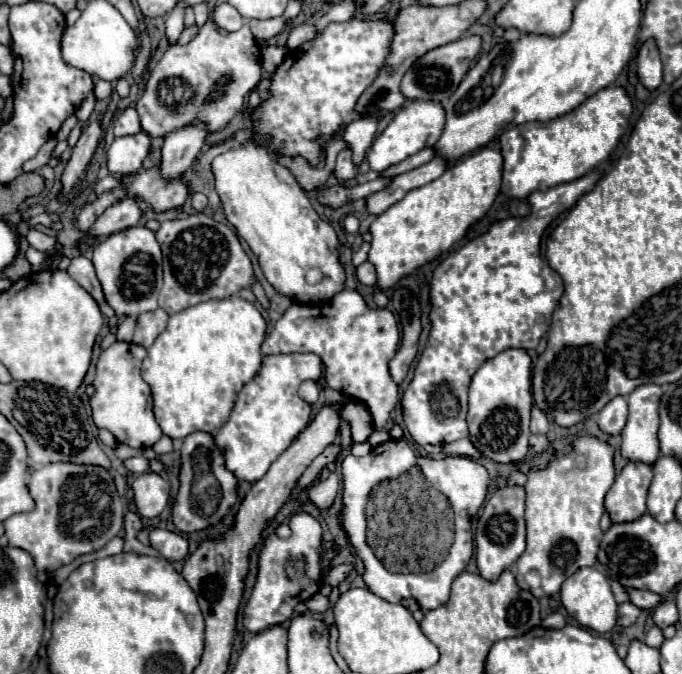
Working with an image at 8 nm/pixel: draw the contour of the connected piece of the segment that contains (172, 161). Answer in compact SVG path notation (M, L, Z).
M190 125L182 127L178 131L172 131L162 145L162 163L160 163L160 173L166 181L180 179L188 167L196 161L202 145L204 145L206 131L204 127Z

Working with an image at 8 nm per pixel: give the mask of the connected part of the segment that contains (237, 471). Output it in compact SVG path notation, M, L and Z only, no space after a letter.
M266 355L258 375L244 385L230 419L214 433L214 443L224 455L224 465L240 481L254 483L264 477L272 461L276 461L292 441L308 427L312 419L312 407L298 395L298 387L304 379L318 381L320 359L316 355Z

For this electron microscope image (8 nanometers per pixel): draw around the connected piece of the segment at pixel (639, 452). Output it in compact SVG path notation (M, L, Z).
M642 385L628 395L630 415L622 431L620 453L628 461L642 461L652 465L658 455L658 403L662 389L658 385Z

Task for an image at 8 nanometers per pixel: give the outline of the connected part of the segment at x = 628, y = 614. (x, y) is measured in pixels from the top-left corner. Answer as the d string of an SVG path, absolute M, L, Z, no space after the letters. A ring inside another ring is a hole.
M622 603L618 605L618 625L620 627L630 627L640 615L640 609L632 603Z

